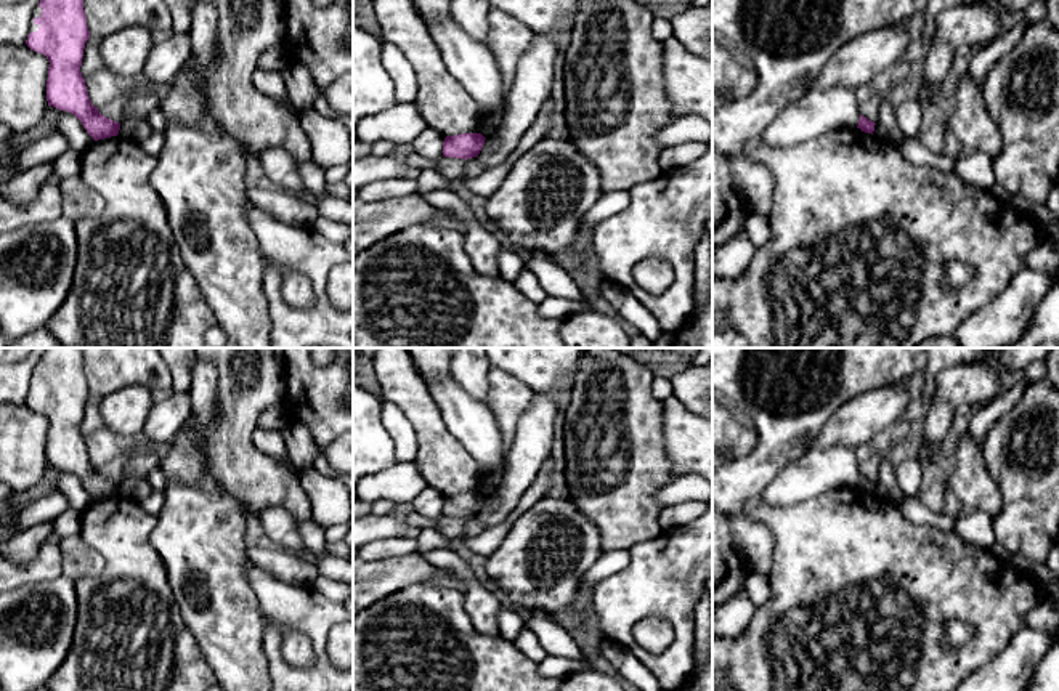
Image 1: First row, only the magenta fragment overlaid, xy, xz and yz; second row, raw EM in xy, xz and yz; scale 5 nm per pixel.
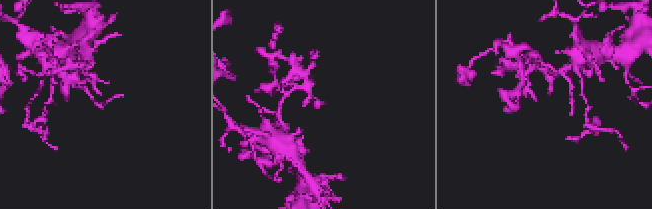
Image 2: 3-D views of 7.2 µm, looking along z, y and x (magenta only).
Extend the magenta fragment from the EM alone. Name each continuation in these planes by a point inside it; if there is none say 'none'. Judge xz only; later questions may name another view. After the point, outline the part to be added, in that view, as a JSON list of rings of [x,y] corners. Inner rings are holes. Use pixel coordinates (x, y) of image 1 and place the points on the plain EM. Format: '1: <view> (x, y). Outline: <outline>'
none

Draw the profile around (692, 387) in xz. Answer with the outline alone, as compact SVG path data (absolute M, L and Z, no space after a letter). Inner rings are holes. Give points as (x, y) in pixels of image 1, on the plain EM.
M692 362L671 378L672 396L685 407L712 418L712 362Z

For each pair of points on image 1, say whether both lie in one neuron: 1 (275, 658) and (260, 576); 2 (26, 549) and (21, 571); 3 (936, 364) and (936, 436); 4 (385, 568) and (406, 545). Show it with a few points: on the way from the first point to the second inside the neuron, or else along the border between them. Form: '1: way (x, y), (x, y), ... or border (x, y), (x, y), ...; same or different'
1: way (275, 637), (275, 597); same
2: border (52, 539), (32, 558), (16, 563); different
3: border (960, 364), (944, 367), (937, 374), (929, 408); different
4: border (414, 552), (369, 561); different

